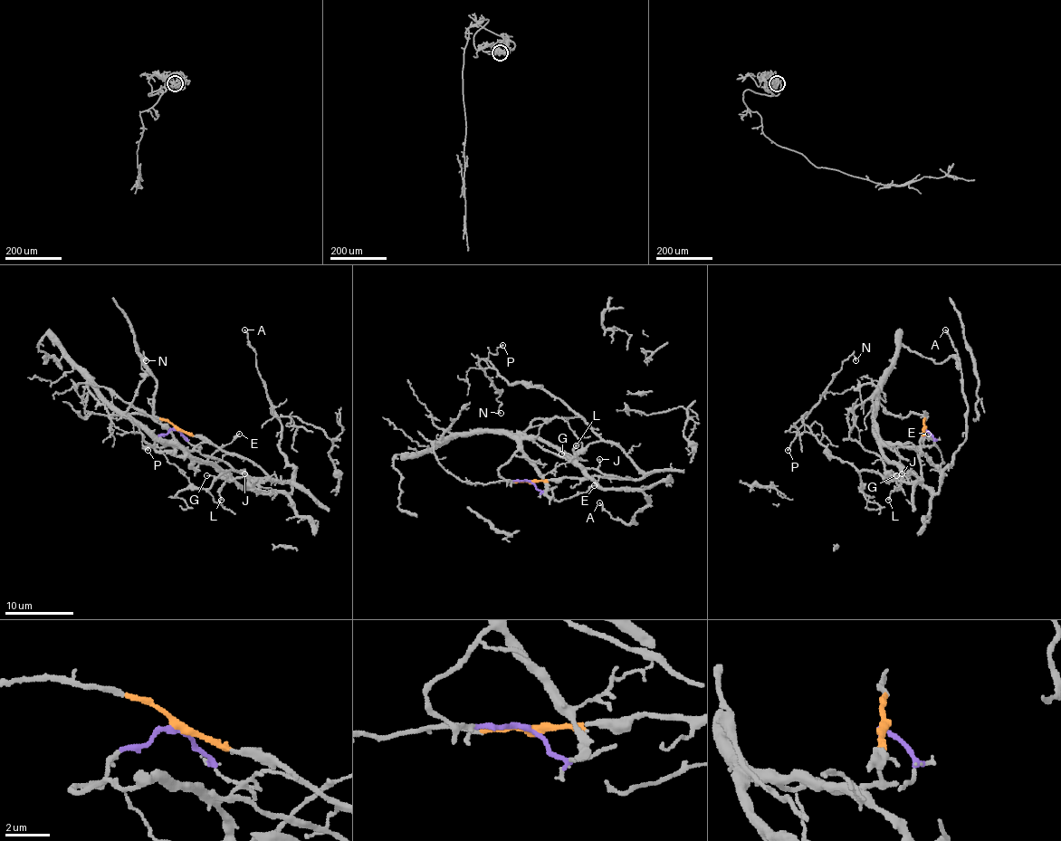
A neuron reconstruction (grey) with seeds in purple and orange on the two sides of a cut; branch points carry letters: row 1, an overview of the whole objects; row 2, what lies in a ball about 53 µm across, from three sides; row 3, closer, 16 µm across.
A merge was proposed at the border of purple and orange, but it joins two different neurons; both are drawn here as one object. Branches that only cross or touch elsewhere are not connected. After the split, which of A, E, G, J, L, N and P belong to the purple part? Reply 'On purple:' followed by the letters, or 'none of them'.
On purple: A, E, L

